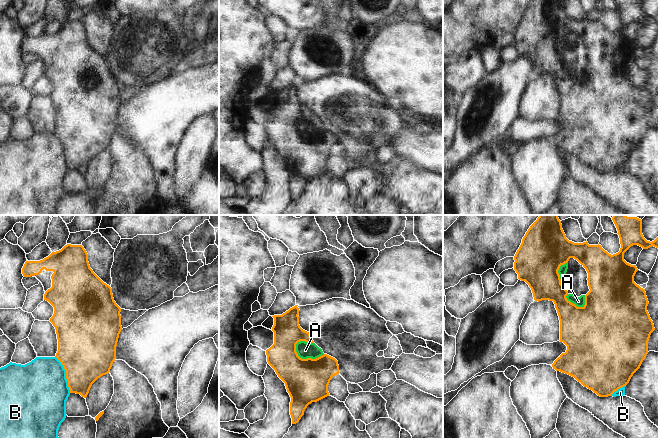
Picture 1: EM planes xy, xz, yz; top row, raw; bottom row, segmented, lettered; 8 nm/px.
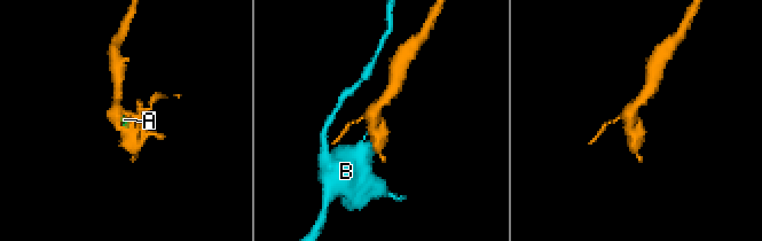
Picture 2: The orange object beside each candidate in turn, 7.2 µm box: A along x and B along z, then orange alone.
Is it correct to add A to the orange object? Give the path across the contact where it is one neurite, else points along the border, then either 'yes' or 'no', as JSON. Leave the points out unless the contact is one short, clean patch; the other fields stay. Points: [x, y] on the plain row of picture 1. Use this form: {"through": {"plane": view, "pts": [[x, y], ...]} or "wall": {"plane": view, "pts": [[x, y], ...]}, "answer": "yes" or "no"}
{"answer": "yes"}

